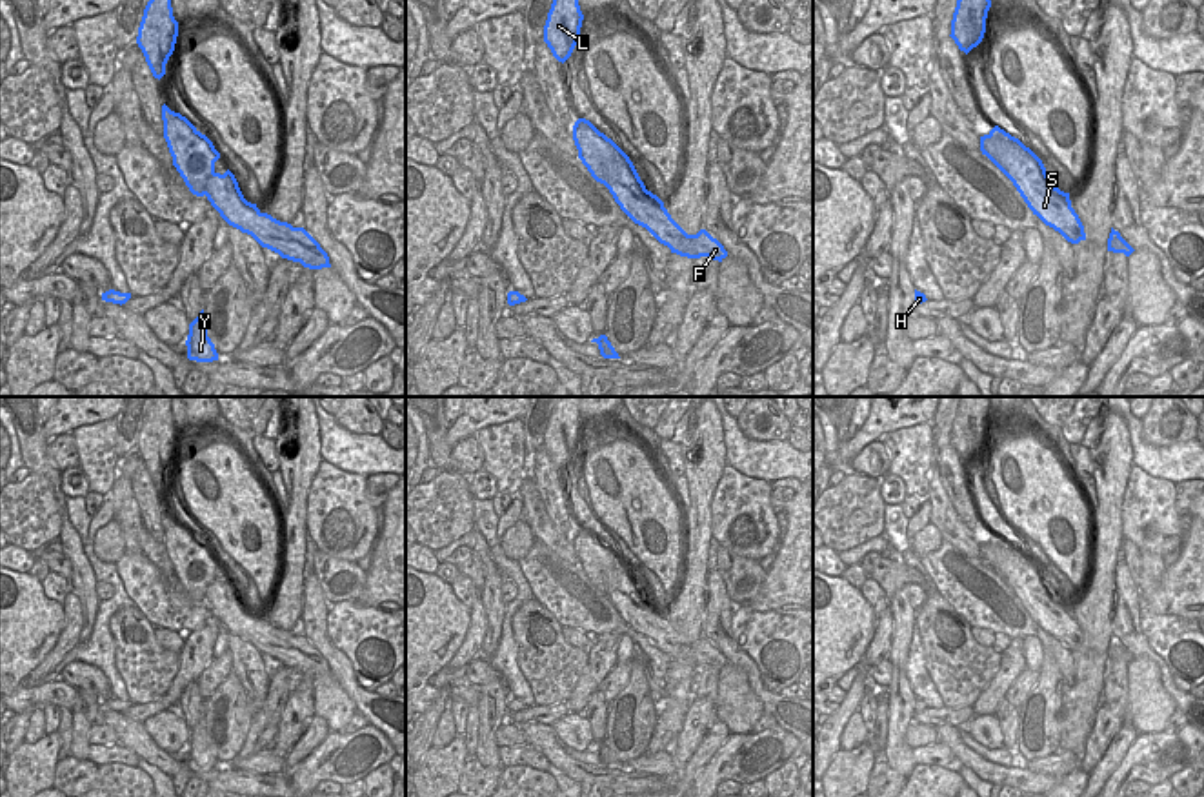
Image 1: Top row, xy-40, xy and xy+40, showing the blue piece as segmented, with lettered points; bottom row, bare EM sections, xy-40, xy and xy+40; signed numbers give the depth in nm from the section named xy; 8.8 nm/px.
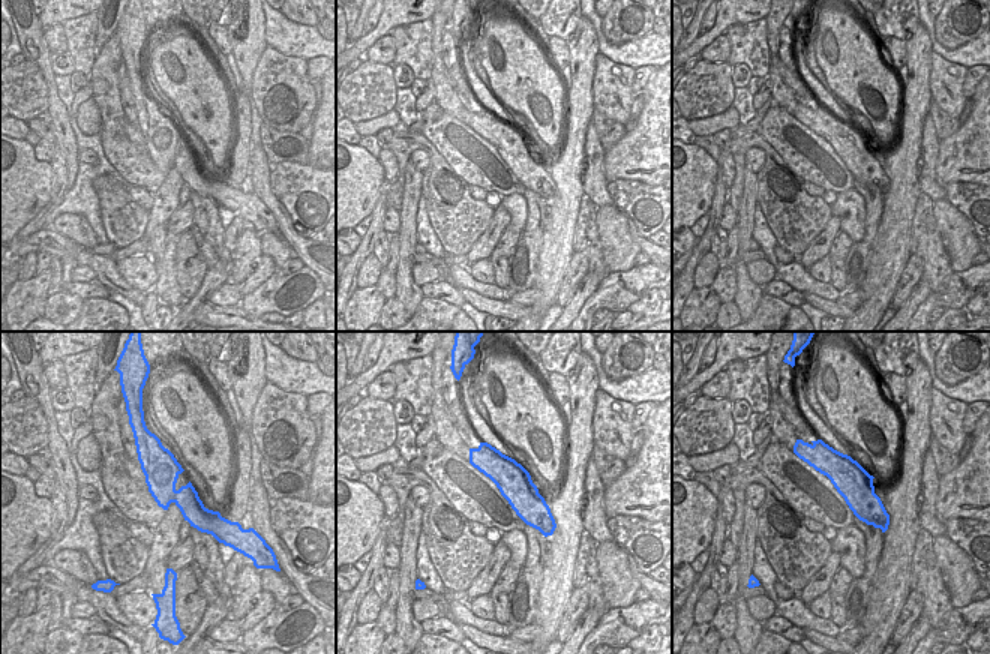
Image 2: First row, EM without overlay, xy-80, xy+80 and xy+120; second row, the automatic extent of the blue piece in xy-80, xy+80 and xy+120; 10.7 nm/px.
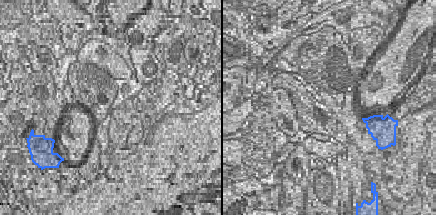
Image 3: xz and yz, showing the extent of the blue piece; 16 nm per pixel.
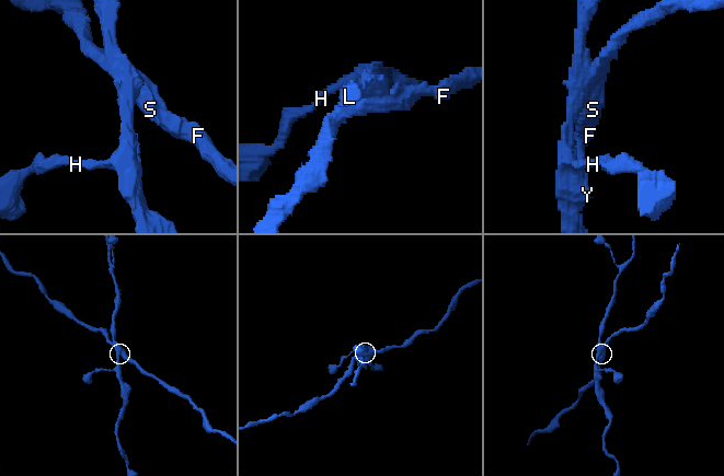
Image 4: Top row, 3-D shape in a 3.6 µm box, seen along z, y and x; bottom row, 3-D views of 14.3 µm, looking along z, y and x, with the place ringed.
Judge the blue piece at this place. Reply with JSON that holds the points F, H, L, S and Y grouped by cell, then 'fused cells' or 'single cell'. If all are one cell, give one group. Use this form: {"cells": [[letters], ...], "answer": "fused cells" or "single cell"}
{"cells": [["F", "S"], ["H", "L", "Y"]], "answer": "fused cells"}

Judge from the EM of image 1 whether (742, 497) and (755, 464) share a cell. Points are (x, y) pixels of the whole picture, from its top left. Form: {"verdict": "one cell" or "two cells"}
{"verdict": "two cells"}

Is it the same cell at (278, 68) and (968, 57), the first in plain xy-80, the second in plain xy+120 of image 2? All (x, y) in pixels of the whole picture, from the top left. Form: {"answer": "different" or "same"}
{"answer": "different"}

